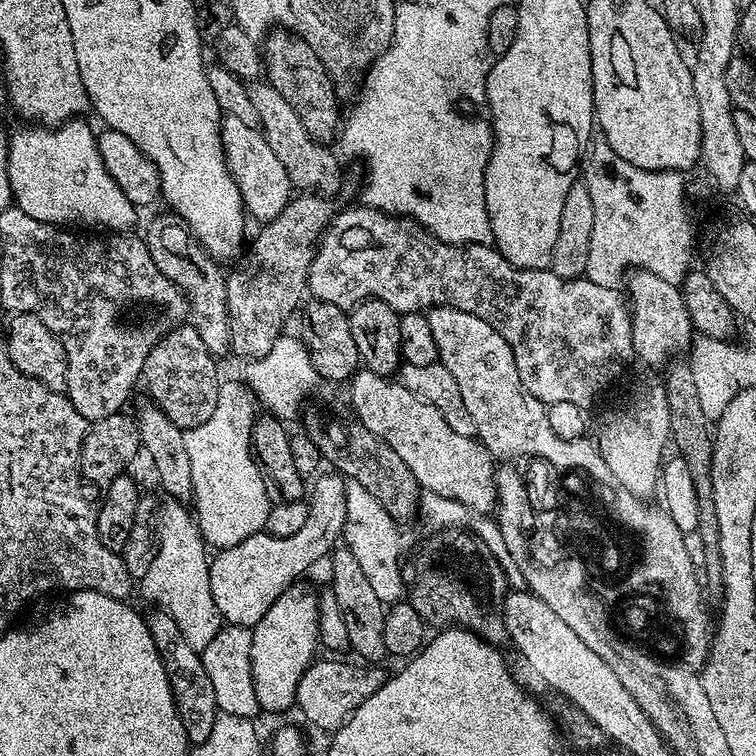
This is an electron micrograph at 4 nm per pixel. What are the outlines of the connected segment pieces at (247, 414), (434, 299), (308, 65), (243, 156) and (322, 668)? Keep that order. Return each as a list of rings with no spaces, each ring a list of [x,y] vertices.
[[[221,379],[218,390],[218,406],[214,414],[202,422],[202,426],[184,429],[186,455],[190,457],[192,500],[196,504],[196,520],[183,505],[176,504],[172,513],[167,513],[158,538],[158,554],[150,565],[146,578],[138,581],[148,600],[153,600],[163,611],[178,622],[187,644],[201,651],[216,636],[224,625],[224,619],[214,596],[210,592],[208,553],[204,540],[219,550],[238,546],[246,538],[264,531],[270,501],[266,494],[264,477],[252,455],[252,427],[258,415],[256,396],[243,379]]]
[[[359,206],[360,208],[348,208],[345,212],[337,211],[333,215],[328,227],[324,230],[324,235],[320,237],[320,243],[316,245],[314,260],[308,271],[308,292],[313,297],[322,302],[334,302],[334,306],[350,310],[356,304],[361,304],[363,300],[381,300],[386,302],[397,314],[406,312],[419,312],[429,308],[457,308],[466,310],[482,322],[490,322],[502,338],[506,338],[506,346],[514,354],[514,366],[518,366],[518,378],[522,378],[522,386],[534,398],[538,398],[544,405],[554,402],[574,402],[574,406],[588,410],[590,406],[623,374],[628,368],[628,363],[633,363],[634,353],[632,350],[632,314],[629,311],[629,305],[626,303],[623,295],[619,296],[616,288],[607,288],[598,286],[598,282],[590,282],[587,278],[577,278],[575,280],[563,280],[558,274],[554,274],[548,268],[516,268],[502,254],[496,251],[495,247],[488,244],[447,244],[442,242],[436,236],[432,236],[424,231],[421,224],[414,220],[401,218],[395,214],[380,212],[377,208]]]
[[[284,26],[273,27],[262,41],[262,64],[266,69],[267,83],[272,84],[274,90],[278,90],[278,94],[282,94],[282,98],[286,98],[286,102],[290,102],[294,114],[298,114],[298,118],[302,118],[302,126],[306,126],[306,134],[310,134],[310,138],[321,142],[332,142],[335,136],[337,139],[338,127],[342,120],[342,108],[340,112],[339,106],[336,105],[337,85],[326,70],[324,63],[318,58],[318,54],[314,54],[314,50],[310,50],[307,42],[295,31],[287,32],[286,29],[280,27]]]
[[[224,116],[220,122],[220,137],[224,161],[242,194],[245,213],[261,225],[266,225],[287,206],[294,189],[282,162],[278,162],[274,150],[270,150],[270,142],[266,142],[263,132],[257,126],[246,126],[239,118]]]
[[[340,658],[330,659],[334,660],[317,659],[308,665],[298,682],[295,703],[295,707],[300,708],[301,714],[314,727],[321,728],[327,734],[335,733],[337,728],[341,728],[354,709],[363,708],[364,703],[384,685],[386,679],[386,672],[380,666],[343,664]]]

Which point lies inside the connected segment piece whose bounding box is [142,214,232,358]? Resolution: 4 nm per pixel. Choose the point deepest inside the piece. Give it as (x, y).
(173, 246)

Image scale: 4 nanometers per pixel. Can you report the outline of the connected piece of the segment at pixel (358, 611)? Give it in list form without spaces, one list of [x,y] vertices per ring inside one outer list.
[[[337,546],[330,553],[332,560],[332,585],[330,591],[338,602],[338,610],[341,611],[342,621],[346,622],[346,631],[349,634],[349,649],[356,651],[364,662],[380,662],[388,656],[385,641],[384,613],[386,605],[384,601],[374,594],[370,581],[362,566],[358,566],[358,558],[346,546]]]

